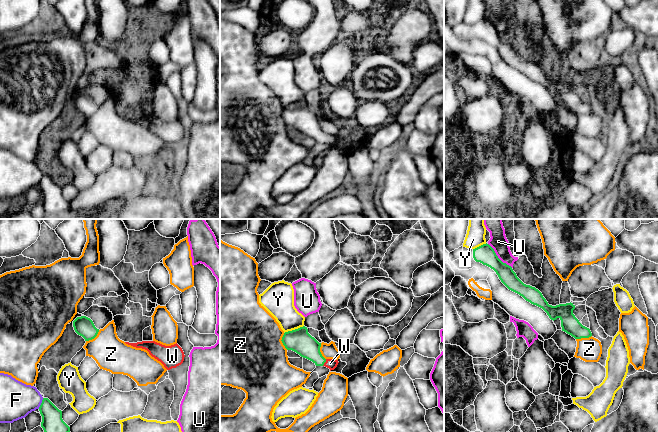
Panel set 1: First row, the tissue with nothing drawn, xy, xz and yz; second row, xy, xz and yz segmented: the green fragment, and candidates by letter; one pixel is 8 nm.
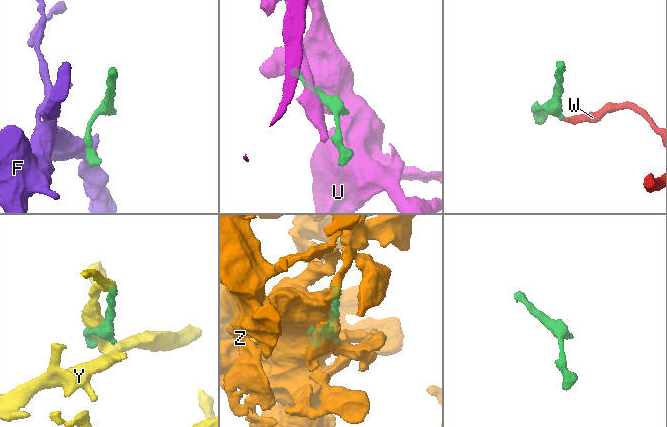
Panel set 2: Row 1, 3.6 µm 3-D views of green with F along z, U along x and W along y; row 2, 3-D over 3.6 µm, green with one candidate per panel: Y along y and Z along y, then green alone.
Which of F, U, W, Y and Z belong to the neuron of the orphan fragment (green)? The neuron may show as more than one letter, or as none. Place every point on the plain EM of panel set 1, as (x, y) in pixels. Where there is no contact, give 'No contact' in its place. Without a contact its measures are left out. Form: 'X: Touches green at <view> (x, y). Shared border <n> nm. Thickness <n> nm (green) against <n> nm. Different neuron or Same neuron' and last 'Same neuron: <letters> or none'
F: Touches green at xy (41, 179). Shared border 100 nm. Thickness 180 nm (green) against 280 nm. Different neuron
U: Touches green at yz (497, 33). Shared border 280 nm. Thickness 160 nm (green) against 140 nm. Different neuron
W: Touches green at xz (325, 137). Shared border 70 nm. Thickness 190 nm (green) against 80 nm. Same neuron
Y: Touches green at xz (293, 106). Shared border 170 nm. Thickness 190 nm (green) against 220 nm. Different neuron
Z: Touches green at xz (281, 116). Shared border 140 nm. Thickness 190 nm (green) against 500 nm. Different neuron
Same neuron: W

